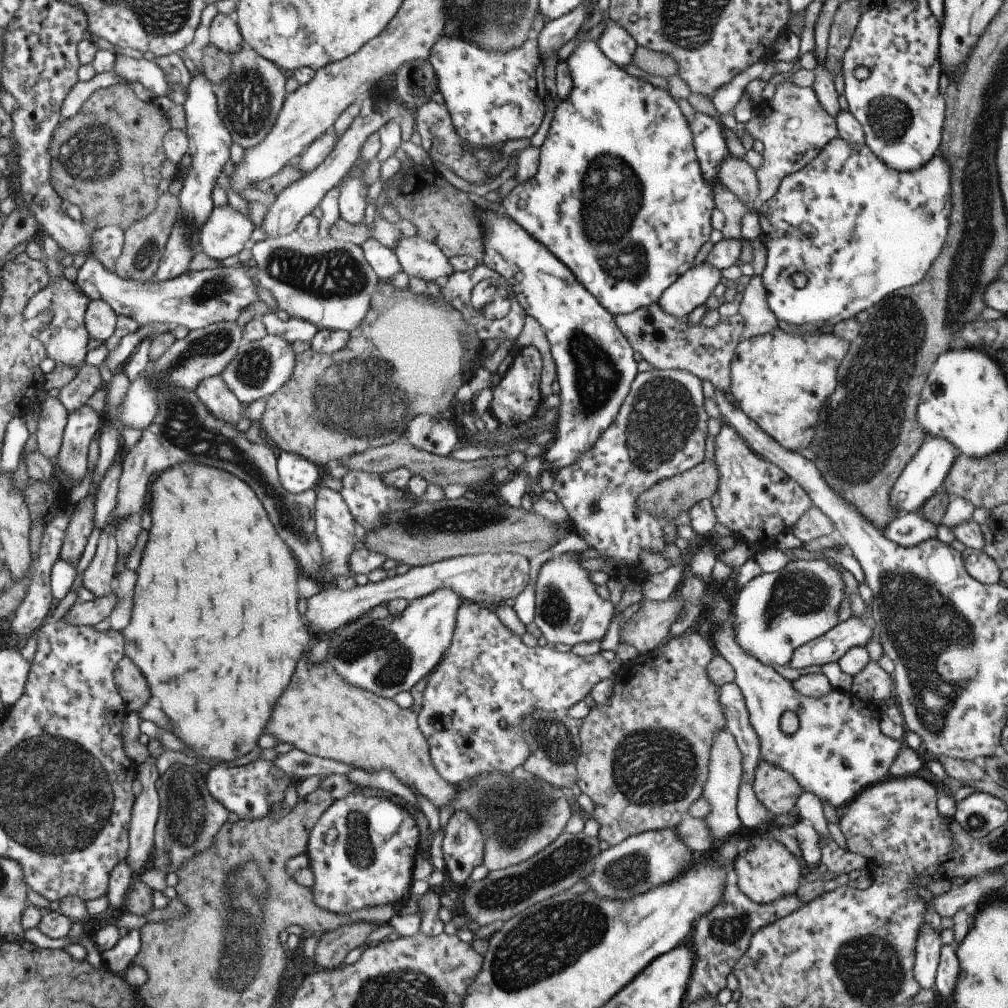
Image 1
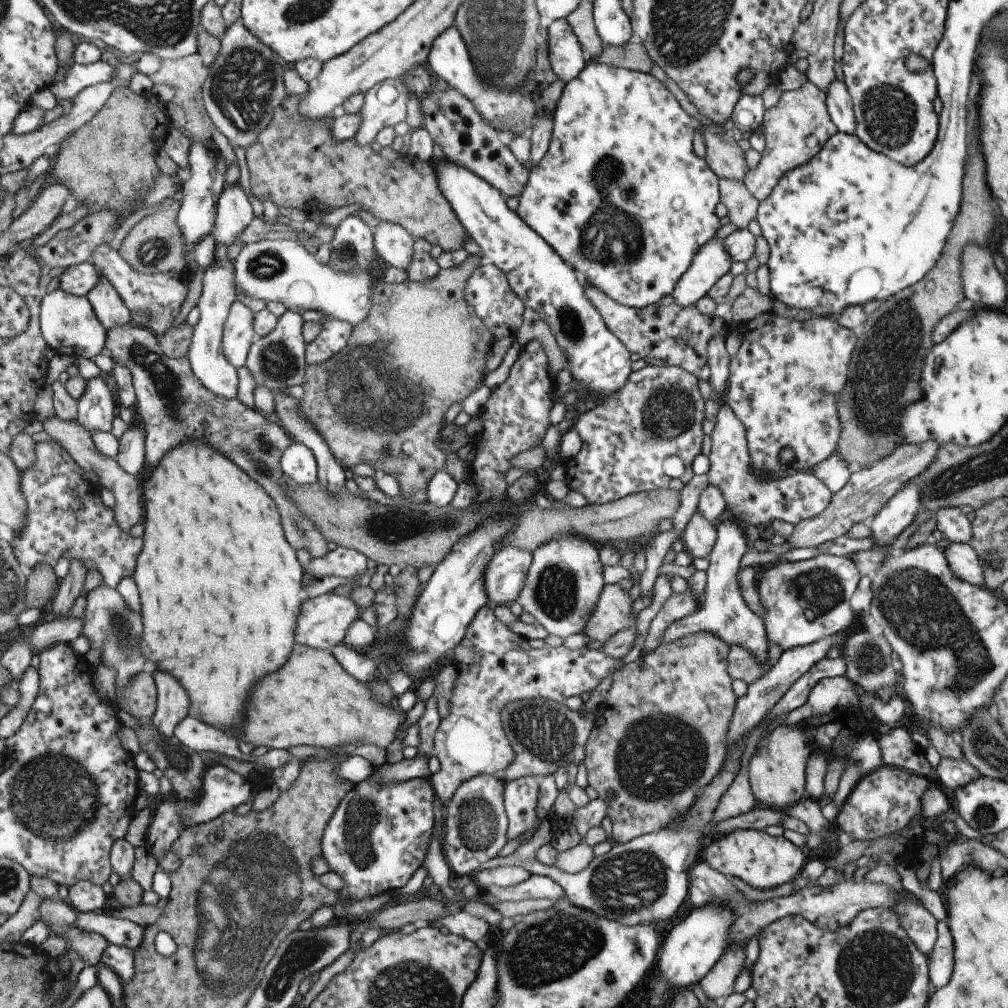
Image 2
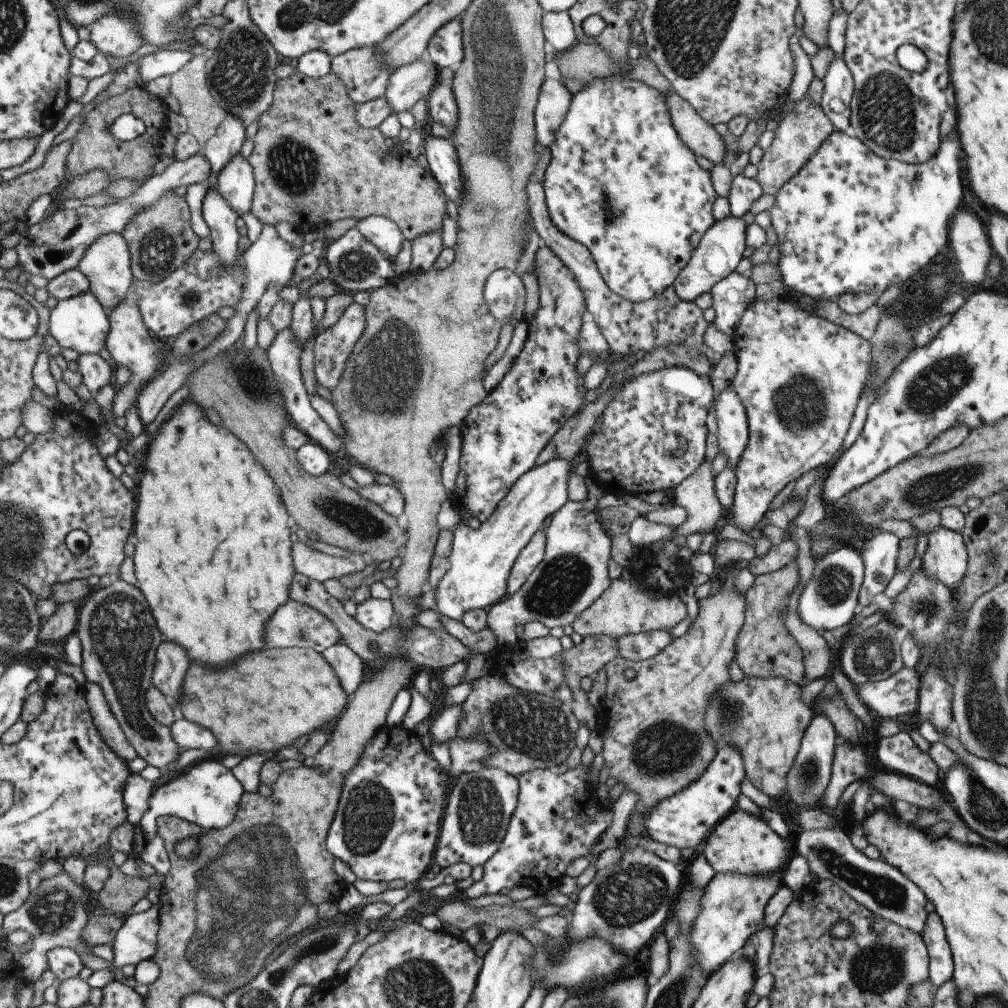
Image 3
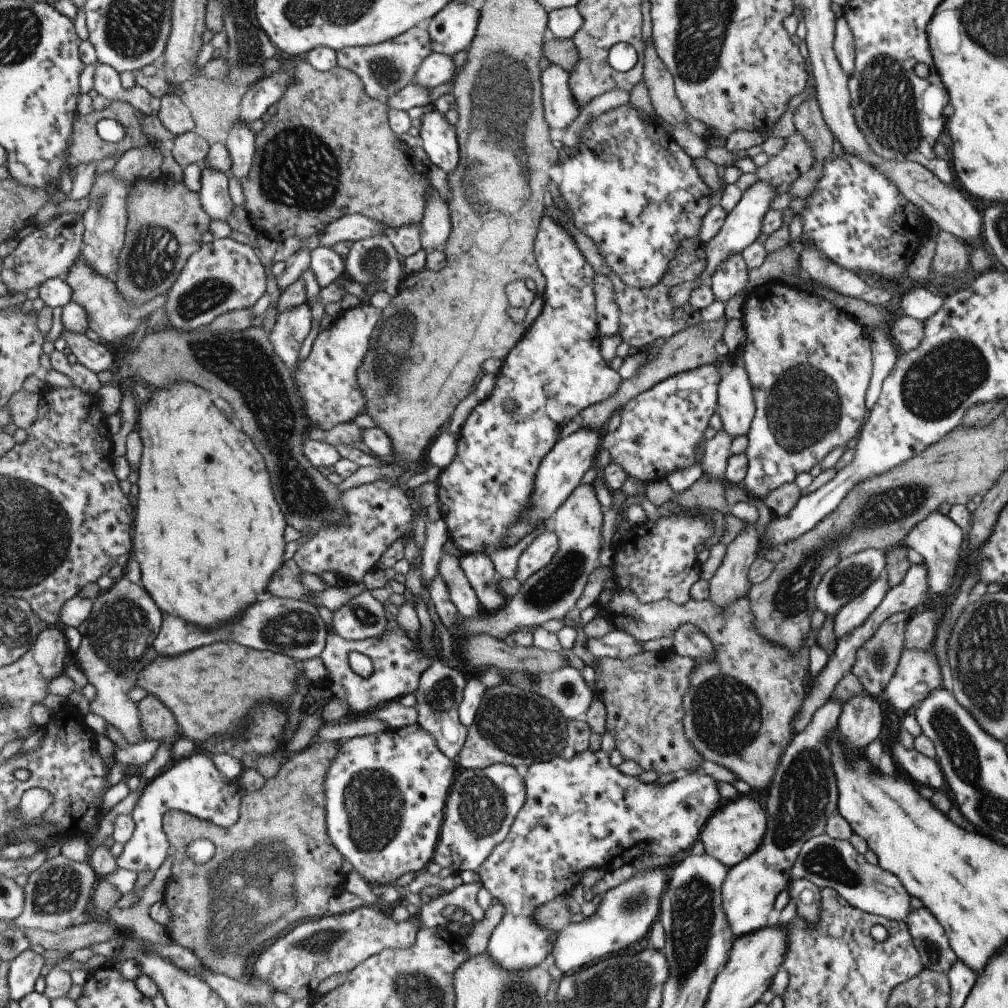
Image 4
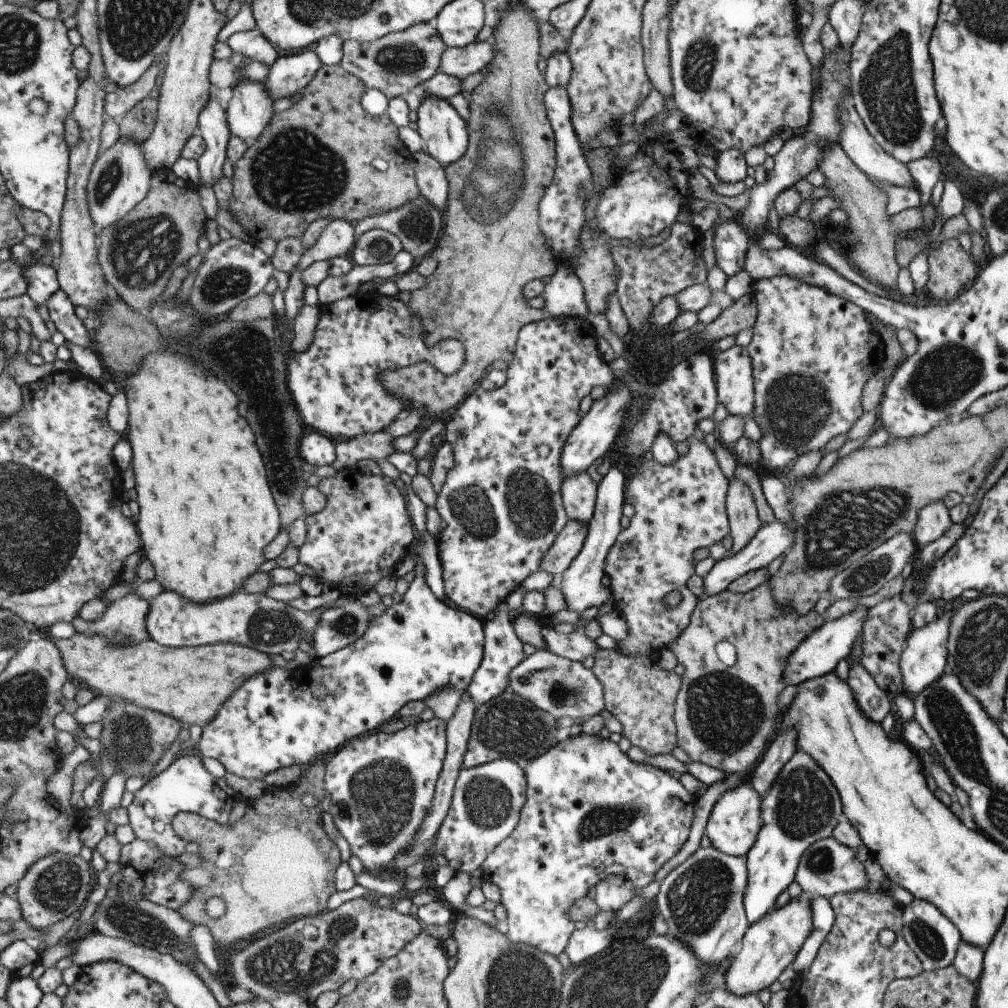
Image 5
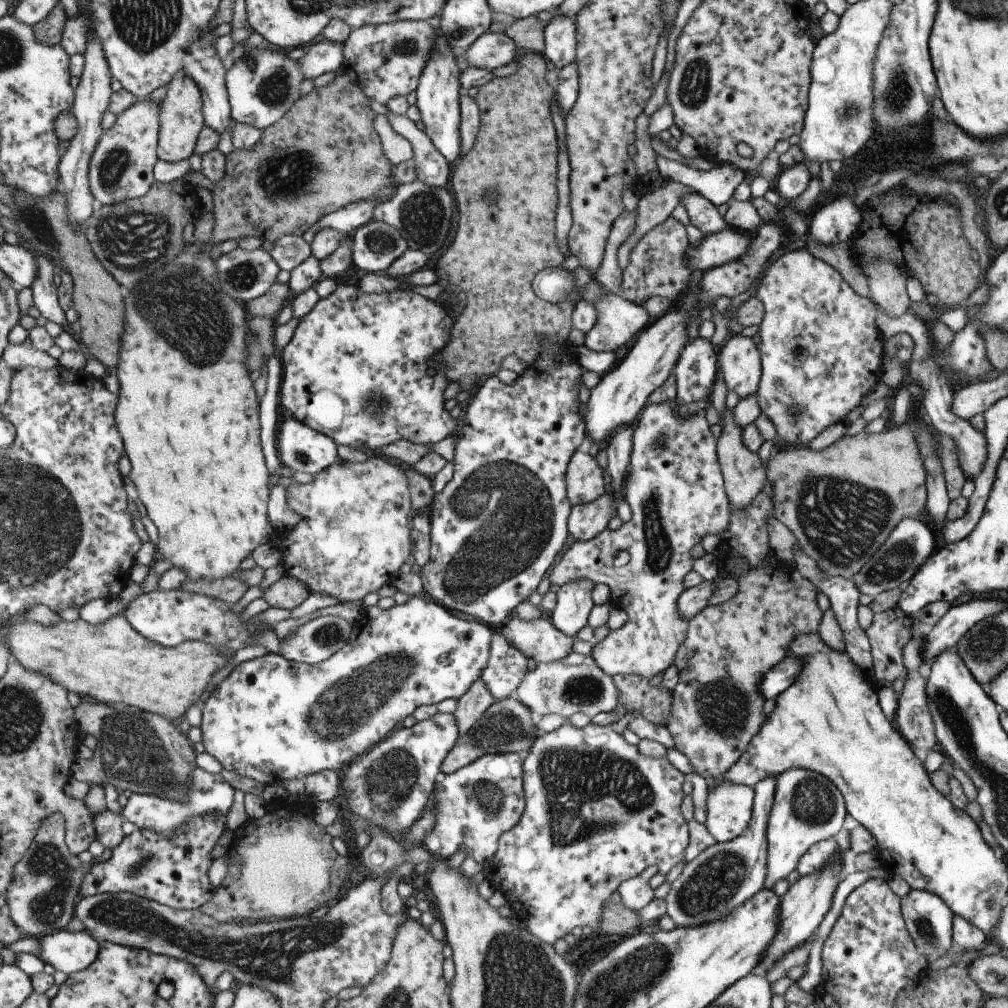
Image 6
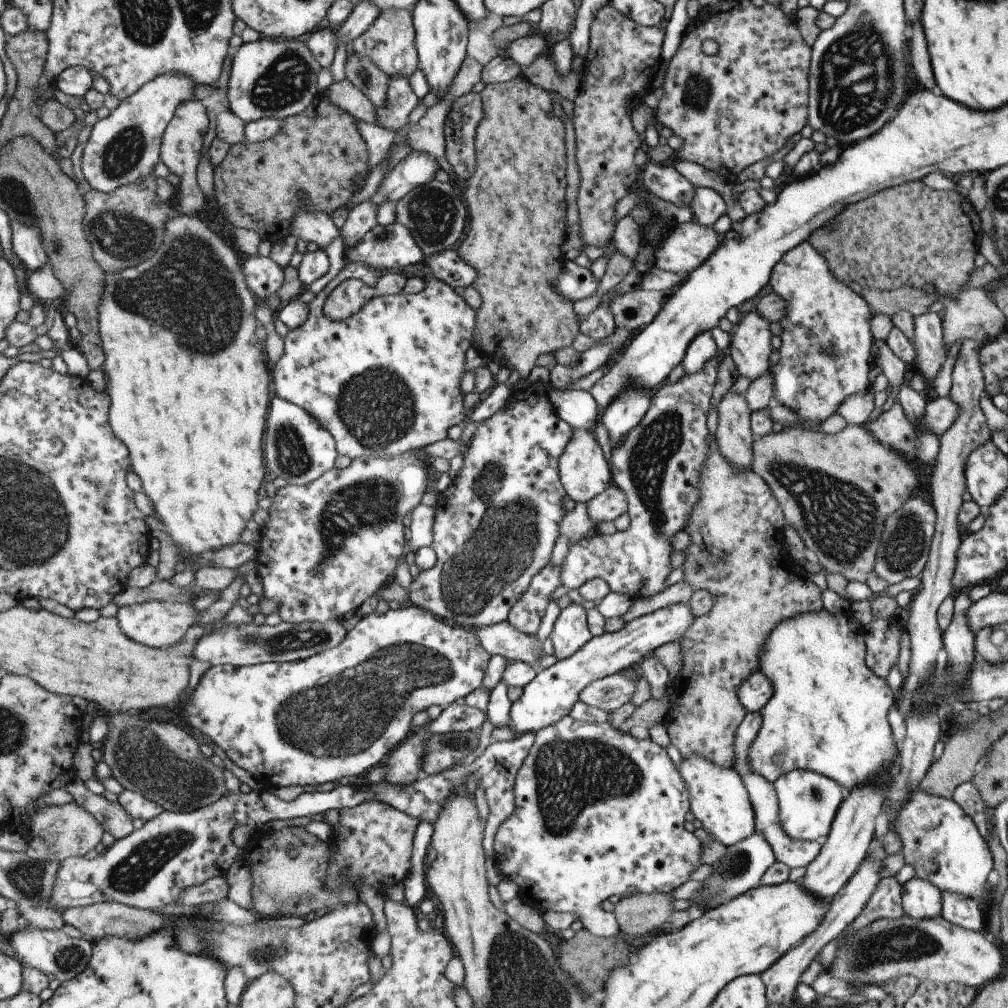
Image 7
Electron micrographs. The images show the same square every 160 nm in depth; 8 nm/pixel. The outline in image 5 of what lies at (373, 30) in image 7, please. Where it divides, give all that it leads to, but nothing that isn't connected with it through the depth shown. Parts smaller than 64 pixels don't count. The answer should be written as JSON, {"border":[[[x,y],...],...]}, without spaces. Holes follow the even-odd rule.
{"border":[[[433,22],[419,23],[405,30],[389,33],[371,42],[347,39],[342,42],[340,67],[358,78],[365,89],[375,89],[387,100],[402,97],[429,80],[440,66],[444,42],[433,26]]]}

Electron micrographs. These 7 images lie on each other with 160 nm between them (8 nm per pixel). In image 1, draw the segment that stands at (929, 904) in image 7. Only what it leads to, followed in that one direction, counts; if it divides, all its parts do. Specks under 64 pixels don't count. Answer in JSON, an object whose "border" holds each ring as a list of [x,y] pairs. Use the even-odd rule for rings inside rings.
{"border":[[[942,945],[938,954],[938,964],[934,978],[934,990],[936,999],[940,1002],[949,1002],[953,996],[953,988],[957,982],[959,964],[951,946]]]}

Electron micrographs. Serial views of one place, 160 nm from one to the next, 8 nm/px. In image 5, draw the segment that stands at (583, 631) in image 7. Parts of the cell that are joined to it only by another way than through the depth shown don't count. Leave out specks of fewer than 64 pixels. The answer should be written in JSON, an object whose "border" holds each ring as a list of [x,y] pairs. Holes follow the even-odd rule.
{"border":[[[617,462],[612,463],[607,473],[599,480],[596,486],[594,511],[588,522],[588,531],[581,550],[574,556],[569,566],[558,576],[556,587],[560,590],[565,602],[566,610],[574,613],[583,612],[590,606],[600,606],[607,599],[612,599],[608,586],[602,585],[604,572],[602,566],[609,547],[614,538],[621,532],[622,506],[624,505],[624,488],[627,478],[621,473]]]}

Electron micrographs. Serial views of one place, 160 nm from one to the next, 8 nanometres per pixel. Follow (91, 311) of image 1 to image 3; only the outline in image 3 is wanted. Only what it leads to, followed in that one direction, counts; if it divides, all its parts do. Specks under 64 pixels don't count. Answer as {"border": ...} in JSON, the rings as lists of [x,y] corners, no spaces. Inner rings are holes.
{"border":[[[111,232],[97,238],[95,244],[85,252],[79,269],[89,280],[90,292],[93,292],[106,310],[121,306],[121,302],[129,296],[129,288],[135,280],[132,272],[132,253],[123,233]]]}

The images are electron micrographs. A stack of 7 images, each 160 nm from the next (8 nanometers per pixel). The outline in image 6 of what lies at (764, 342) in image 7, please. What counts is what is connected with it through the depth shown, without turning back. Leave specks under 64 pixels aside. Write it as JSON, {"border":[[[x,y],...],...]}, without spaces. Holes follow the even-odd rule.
{"border":[[[734,335],[717,355],[717,368],[726,384],[739,399],[756,392],[761,374],[760,352],[751,337]]]}

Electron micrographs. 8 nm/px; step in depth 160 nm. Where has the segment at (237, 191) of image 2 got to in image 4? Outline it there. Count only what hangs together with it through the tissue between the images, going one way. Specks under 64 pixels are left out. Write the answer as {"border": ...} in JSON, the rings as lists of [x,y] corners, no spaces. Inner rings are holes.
{"border":[[[234,121],[224,142],[231,160],[228,172],[240,183],[243,178],[247,178],[255,153],[254,136],[251,134],[250,126],[245,122]]]}

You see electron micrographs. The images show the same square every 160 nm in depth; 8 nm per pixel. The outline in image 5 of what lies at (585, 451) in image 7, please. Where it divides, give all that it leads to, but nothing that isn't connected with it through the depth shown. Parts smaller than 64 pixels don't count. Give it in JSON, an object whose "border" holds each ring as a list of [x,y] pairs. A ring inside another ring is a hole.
{"border":[[[586,471],[567,475],[560,484],[560,497],[566,517],[587,525],[594,511],[596,484]]]}

